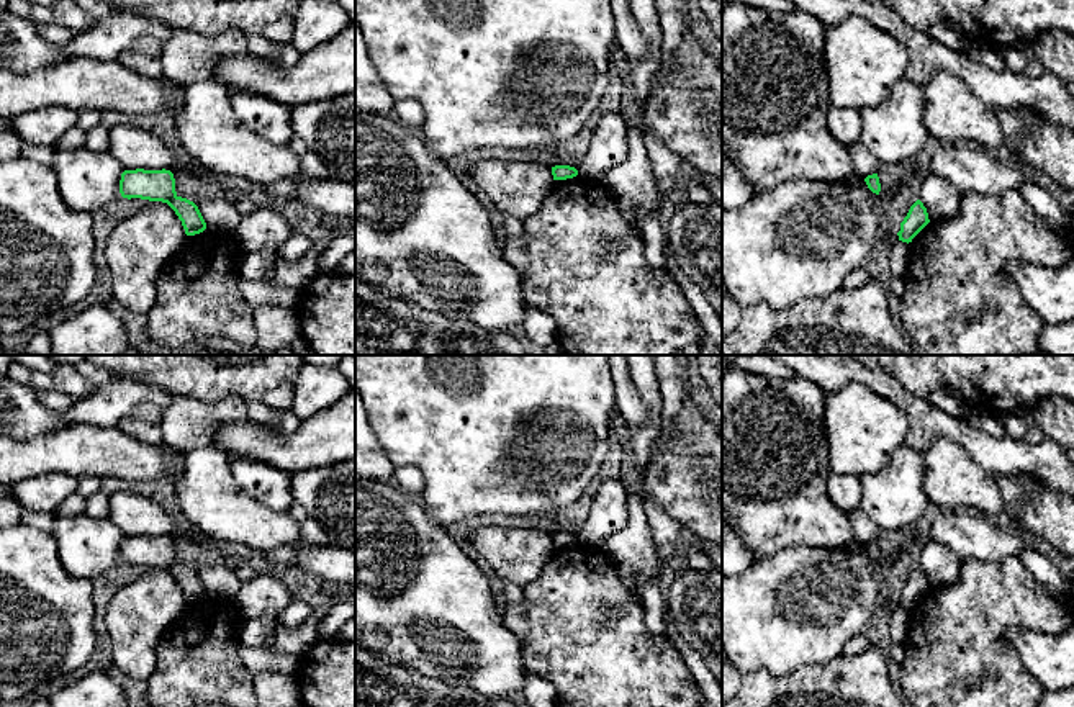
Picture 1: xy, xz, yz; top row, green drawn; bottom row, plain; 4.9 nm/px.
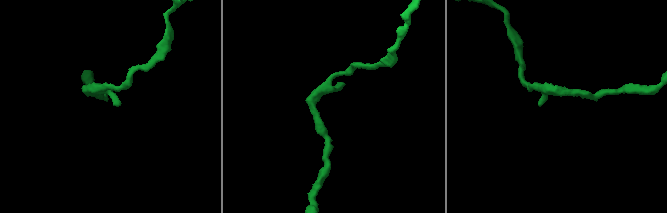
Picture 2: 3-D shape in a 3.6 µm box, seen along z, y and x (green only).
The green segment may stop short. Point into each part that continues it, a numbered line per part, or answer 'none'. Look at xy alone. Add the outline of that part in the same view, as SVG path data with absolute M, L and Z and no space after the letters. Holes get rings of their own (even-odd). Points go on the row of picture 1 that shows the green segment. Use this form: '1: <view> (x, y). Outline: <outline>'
none

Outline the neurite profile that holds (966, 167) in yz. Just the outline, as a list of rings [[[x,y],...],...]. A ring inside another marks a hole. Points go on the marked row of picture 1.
[[[941,142],[932,155],[928,172],[946,178],[961,193],[1018,191],[1028,183],[1005,159],[976,146]]]

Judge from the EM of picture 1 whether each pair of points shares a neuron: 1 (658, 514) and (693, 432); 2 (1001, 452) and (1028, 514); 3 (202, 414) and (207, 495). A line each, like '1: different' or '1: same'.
1: different
2: different
3: different

